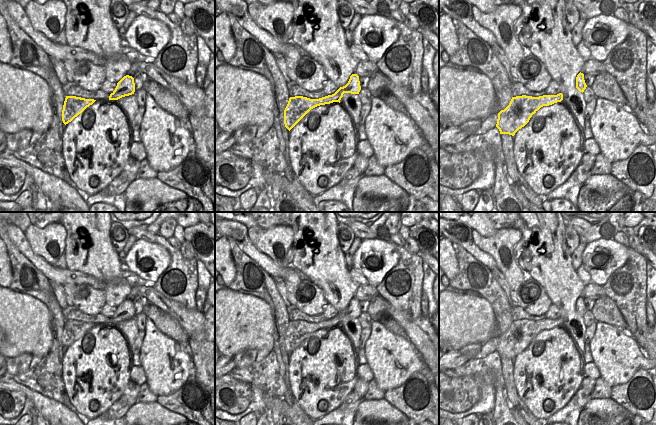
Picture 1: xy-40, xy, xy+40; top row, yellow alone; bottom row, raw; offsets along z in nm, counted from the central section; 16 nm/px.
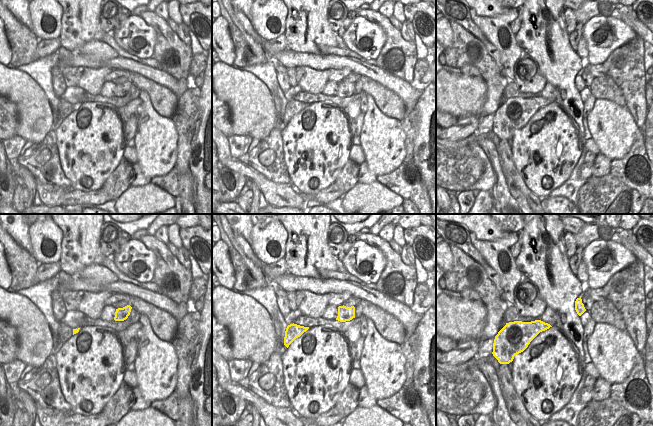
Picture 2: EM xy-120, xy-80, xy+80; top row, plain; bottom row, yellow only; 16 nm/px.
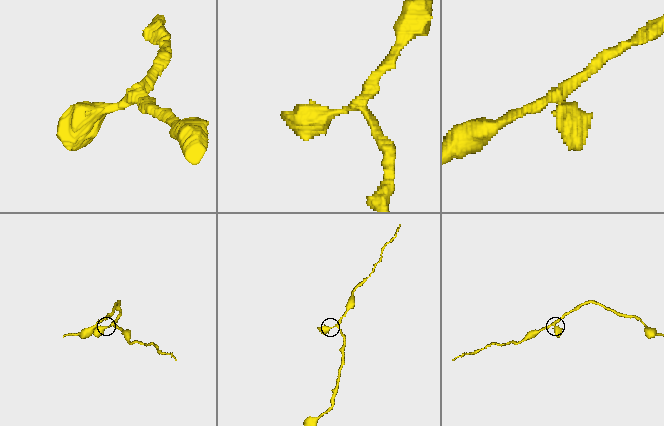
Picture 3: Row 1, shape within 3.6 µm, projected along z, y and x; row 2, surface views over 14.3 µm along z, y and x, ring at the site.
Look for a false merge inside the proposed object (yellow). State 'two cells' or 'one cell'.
one cell

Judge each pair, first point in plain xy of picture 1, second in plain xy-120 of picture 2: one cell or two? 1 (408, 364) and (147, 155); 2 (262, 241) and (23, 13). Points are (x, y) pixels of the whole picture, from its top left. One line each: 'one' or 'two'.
1: one
2: two

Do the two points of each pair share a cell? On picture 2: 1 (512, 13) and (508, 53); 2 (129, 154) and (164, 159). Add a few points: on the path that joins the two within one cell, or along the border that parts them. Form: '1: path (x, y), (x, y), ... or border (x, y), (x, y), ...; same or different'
1: path (502, 23), (497, 29), (499, 44); same
2: border (134, 147), (137, 153), (137, 162); different

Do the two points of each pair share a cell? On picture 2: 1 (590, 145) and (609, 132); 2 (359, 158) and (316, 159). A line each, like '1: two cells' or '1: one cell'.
1: two cells
2: two cells

